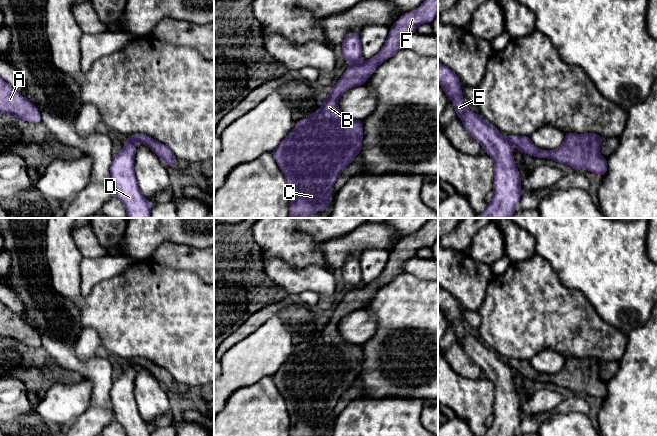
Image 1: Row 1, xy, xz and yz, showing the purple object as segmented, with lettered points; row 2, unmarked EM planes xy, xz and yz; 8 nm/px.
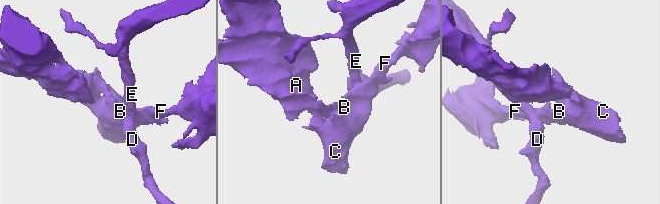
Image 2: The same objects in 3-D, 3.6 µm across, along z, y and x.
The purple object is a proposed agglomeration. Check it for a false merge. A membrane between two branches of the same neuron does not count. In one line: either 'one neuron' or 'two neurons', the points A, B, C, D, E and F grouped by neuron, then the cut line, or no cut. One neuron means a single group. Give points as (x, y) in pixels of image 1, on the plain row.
two neurons; groups A B C F / D E; cut xz (361, 284), (350, 288)

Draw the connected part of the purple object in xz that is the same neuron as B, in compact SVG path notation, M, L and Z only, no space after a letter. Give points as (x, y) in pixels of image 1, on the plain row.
M430 218L429 221L422 227L422 229L417 232L415 235L406 237L402 239L390 252L388 261L385 265L385 268L383 269L381 275L374 280L371 283L368 283L365 286L359 286L357 288L350 288L349 292L346 294L346 296L342 299L342 301L337 305L335 310L330 314L329 319L325 319L325 324L321 328L321 332L318 333L317 335L313 336L309 341L303 342L297 345L296 352L293 353L282 365L281 367L272 375L273 381L275 382L278 390L282 394L285 403L286 403L286 408L289 414L289 436L314 436L314 435L326 435L327 429L333 424L333 421L330 419L331 414L338 403L339 399L342 397L342 395L353 385L353 383L360 378L361 373L362 373L362 362L363 362L363 352L362 352L362 346L363 344L353 344L348 342L347 340L343 339L341 335L338 332L338 324L340 323L341 319L347 315L348 313L351 313L356 310L361 310L365 307L365 305L374 297L374 294L382 288L385 284L391 282L396 276L400 275L401 273L404 272L404 265L405 262L416 256L416 252L422 248L422 247L431 247L436 238L438 237L438 218Z

